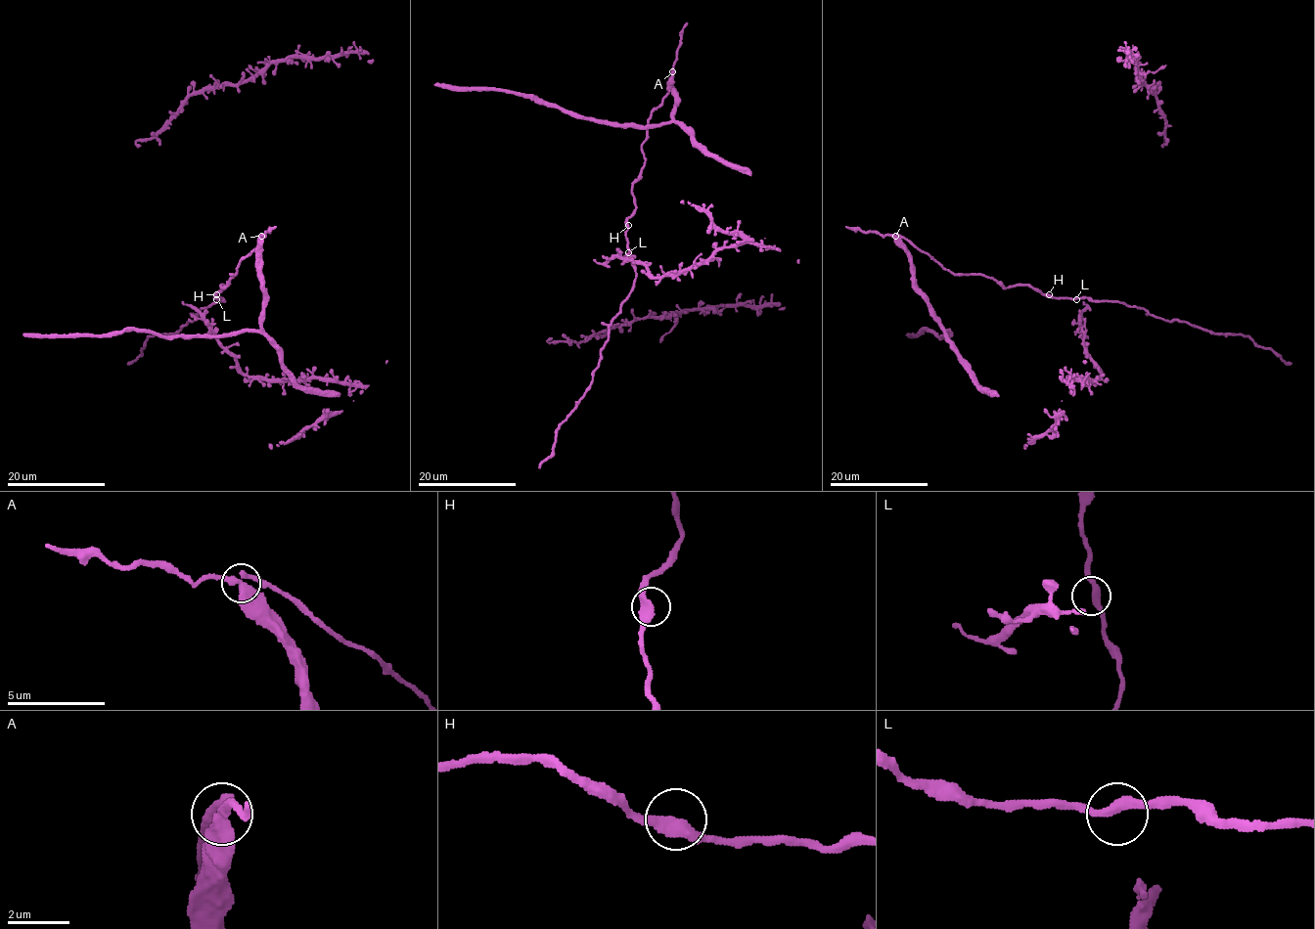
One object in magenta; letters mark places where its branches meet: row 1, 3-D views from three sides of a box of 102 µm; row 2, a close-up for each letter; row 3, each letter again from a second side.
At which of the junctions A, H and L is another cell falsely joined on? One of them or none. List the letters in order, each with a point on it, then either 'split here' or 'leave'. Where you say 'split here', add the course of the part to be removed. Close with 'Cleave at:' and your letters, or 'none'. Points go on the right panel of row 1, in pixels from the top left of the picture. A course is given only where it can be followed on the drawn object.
A: (895, 236) | split here
H: (1049, 294) | leave
L: (1076, 299) | leave
Cleave at: A

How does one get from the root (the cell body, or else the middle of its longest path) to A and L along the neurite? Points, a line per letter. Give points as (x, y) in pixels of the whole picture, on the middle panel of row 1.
A: (625, 225), (636, 208), (632, 186), (644, 165), (642, 144), (648, 119), (667, 92), (672, 71)
L: (625, 225), (628, 252)

